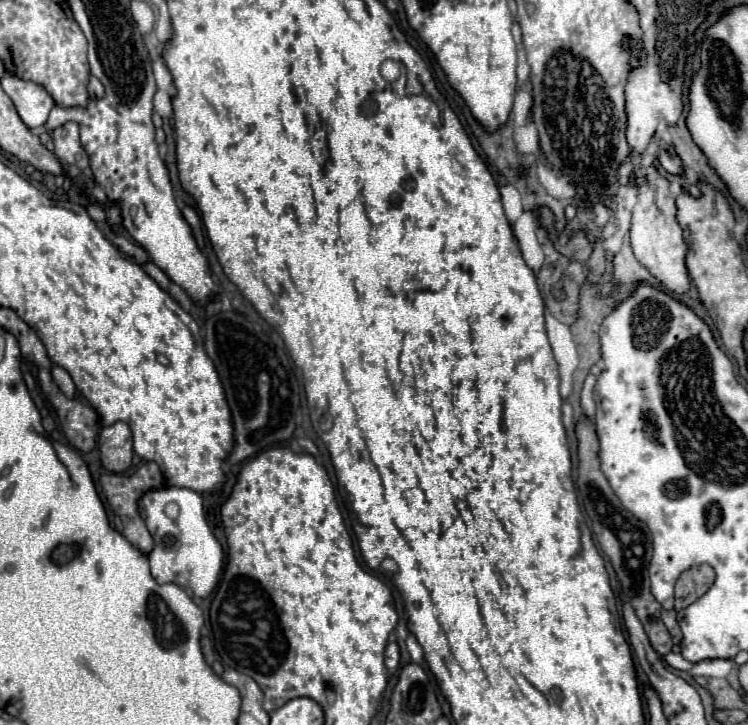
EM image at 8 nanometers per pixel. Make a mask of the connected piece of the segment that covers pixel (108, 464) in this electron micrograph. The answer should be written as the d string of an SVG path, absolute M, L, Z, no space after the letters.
M118 421L110 427L104 427L98 437L100 459L106 471L122 473L132 465L132 431L126 423Z

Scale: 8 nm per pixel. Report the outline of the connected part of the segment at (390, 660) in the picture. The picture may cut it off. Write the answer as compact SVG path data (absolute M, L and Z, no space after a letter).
M390 641L388 647L386 647L384 663L386 663L386 667L388 667L388 673L396 673L398 663L400 663L400 651L398 651L398 645L396 645L394 641Z

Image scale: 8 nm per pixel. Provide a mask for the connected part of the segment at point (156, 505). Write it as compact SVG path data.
M162 487L146 493L138 505L154 537L154 549L148 553L152 577L158 583L176 583L196 597L208 597L220 581L224 549L204 519L202 495L186 487Z

